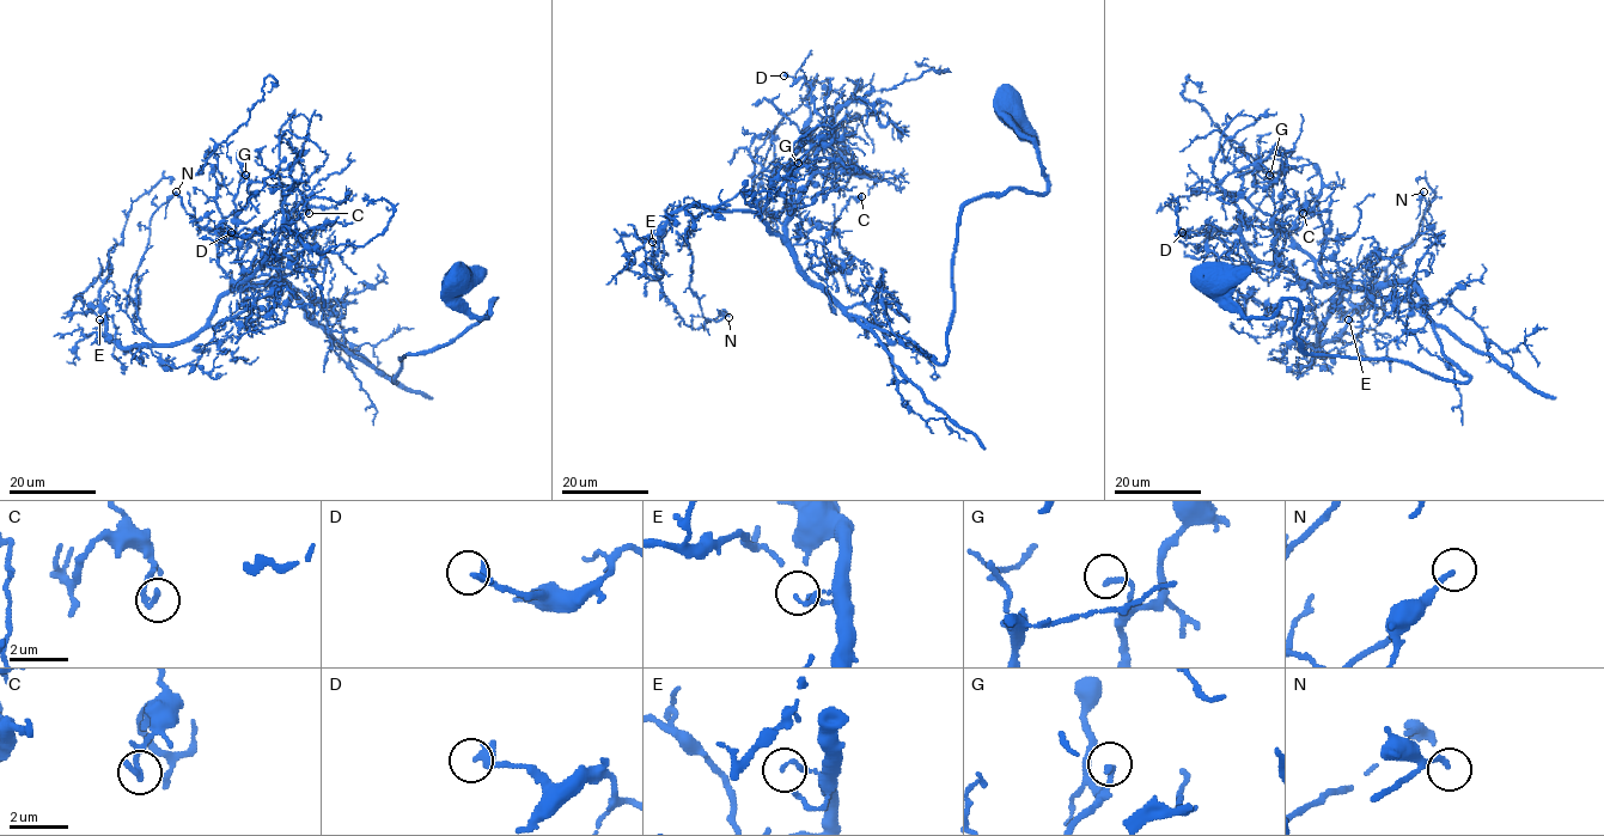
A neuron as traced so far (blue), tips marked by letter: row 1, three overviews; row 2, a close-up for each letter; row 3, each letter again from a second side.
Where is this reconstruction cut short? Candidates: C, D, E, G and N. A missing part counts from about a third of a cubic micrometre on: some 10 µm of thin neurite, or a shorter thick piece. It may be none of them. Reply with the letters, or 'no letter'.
no letter

